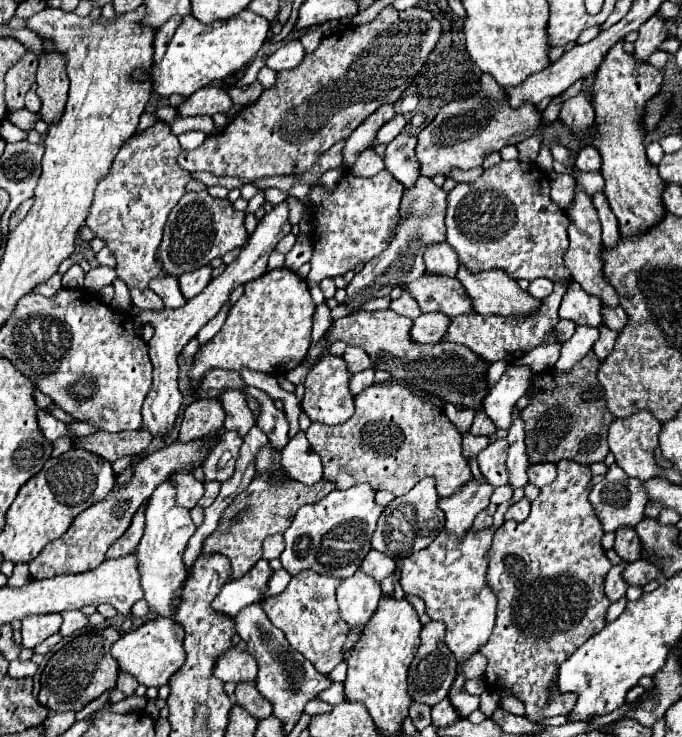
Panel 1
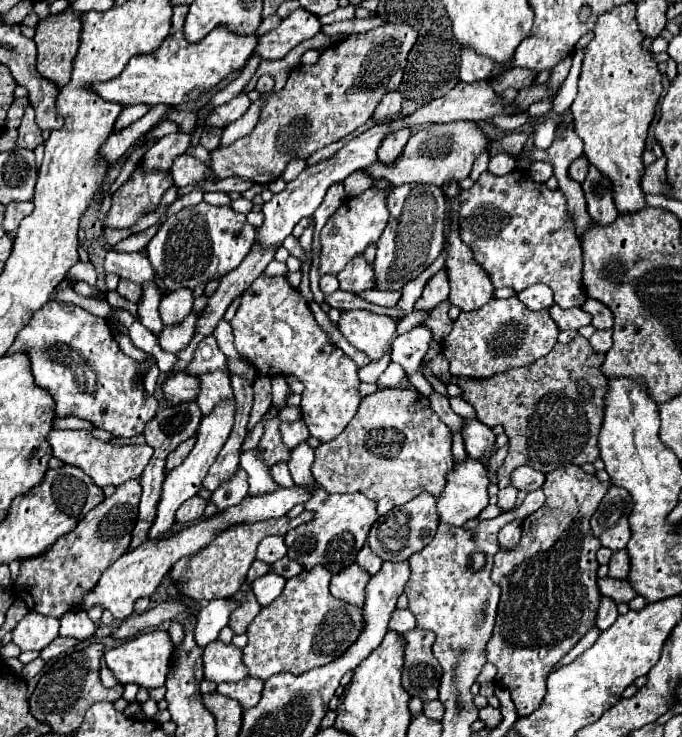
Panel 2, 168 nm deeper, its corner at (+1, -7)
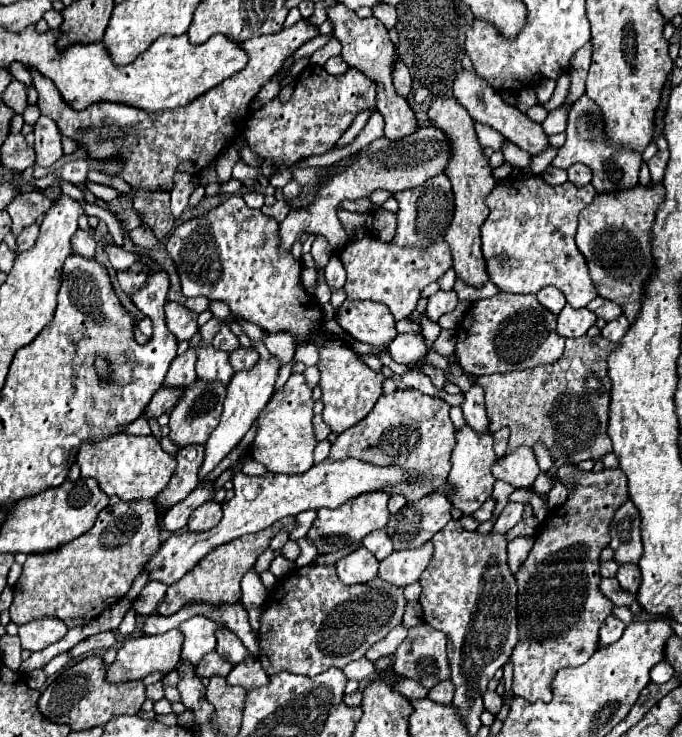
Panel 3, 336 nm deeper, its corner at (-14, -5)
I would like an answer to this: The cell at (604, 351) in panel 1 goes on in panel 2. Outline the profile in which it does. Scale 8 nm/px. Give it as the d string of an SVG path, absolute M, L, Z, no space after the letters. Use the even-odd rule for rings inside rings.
M596 330L590 336L590 344L600 352L608 352L612 346L612 330Z

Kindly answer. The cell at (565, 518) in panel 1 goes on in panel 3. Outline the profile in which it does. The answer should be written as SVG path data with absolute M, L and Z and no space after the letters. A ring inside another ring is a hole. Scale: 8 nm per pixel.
M565 464L557 470L559 480L569 488L567 500L549 512L543 520L537 536L535 546L529 552L529 558L521 564L519 572L515 574L519 586L517 598L517 622L519 622L519 642L513 648L511 664L513 664L513 692L515 696L525 698L527 702L547 702L551 700L551 680L561 668L579 666L591 658L591 654L599 646L599 628L603 620L613 612L611 600L599 592L599 554L603 548L609 546L609 522L629 496L627 476L619 470L601 470L601 472L585 472L579 470L575 464Z

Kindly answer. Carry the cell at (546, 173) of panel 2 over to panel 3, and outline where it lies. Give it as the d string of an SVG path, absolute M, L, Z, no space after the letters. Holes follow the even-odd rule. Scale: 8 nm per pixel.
M581 96L569 114L569 124L567 124L567 140L559 148L559 154L553 160L555 168L567 170L575 162L583 162L593 170L593 186L597 192L607 192L615 194L619 190L631 190L639 184L639 166L641 166L641 156L637 152L629 152L623 148L613 148L603 140L603 120L601 112L587 96Z

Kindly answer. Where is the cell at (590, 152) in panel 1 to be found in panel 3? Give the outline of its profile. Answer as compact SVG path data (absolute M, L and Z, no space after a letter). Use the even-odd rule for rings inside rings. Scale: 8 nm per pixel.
M573 164L567 172L569 172L569 182L573 182L575 186L585 186L591 182L591 168L587 168L585 164Z

